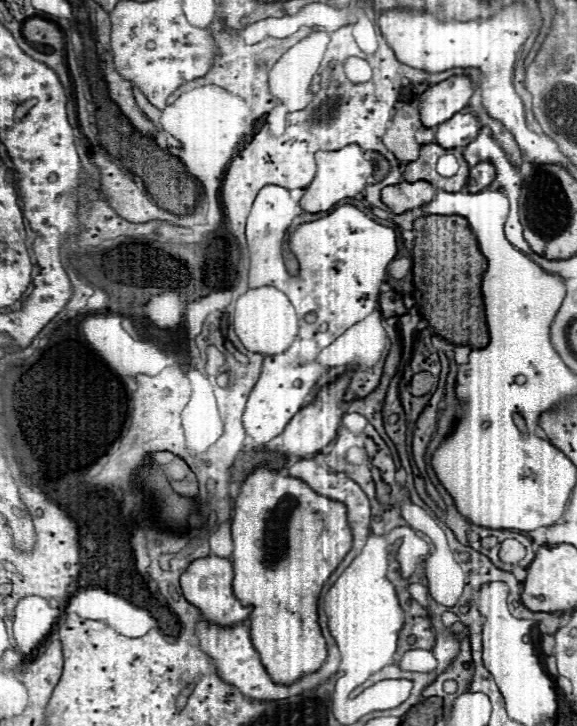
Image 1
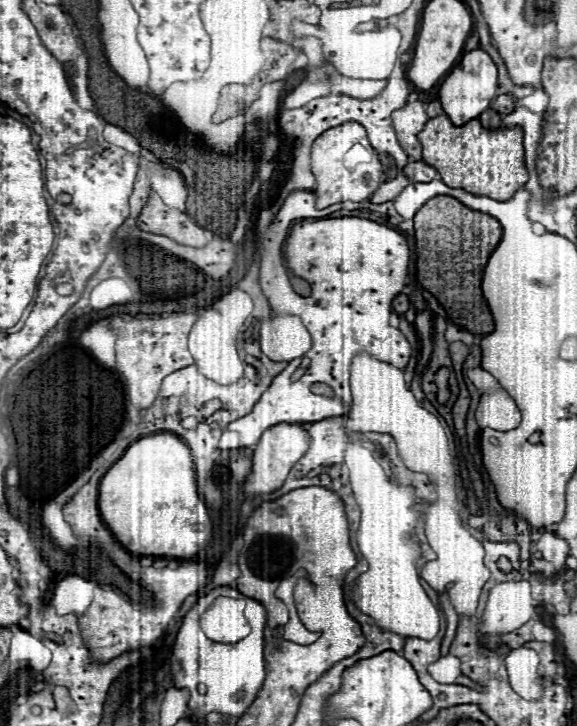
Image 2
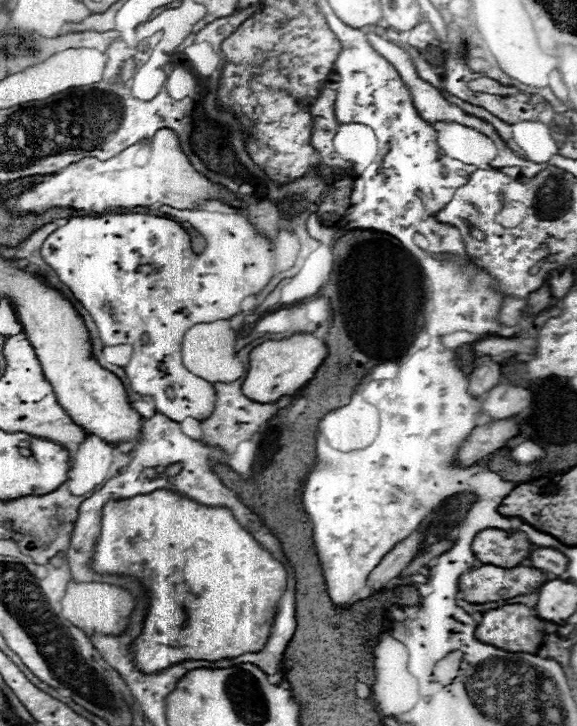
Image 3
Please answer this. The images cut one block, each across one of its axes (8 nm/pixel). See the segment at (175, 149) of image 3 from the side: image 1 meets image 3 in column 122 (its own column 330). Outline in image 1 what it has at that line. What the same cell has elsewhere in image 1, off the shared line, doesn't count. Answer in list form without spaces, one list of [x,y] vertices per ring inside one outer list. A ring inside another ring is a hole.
[[[348,144],[334,152],[318,152],[316,164],[318,164],[318,172],[316,172],[312,184],[306,188],[306,194],[300,200],[300,206],[304,208],[304,212],[310,212],[310,214],[326,212],[340,200],[354,198],[368,186],[372,172],[374,172],[372,160],[364,158],[364,150],[358,144]]]

